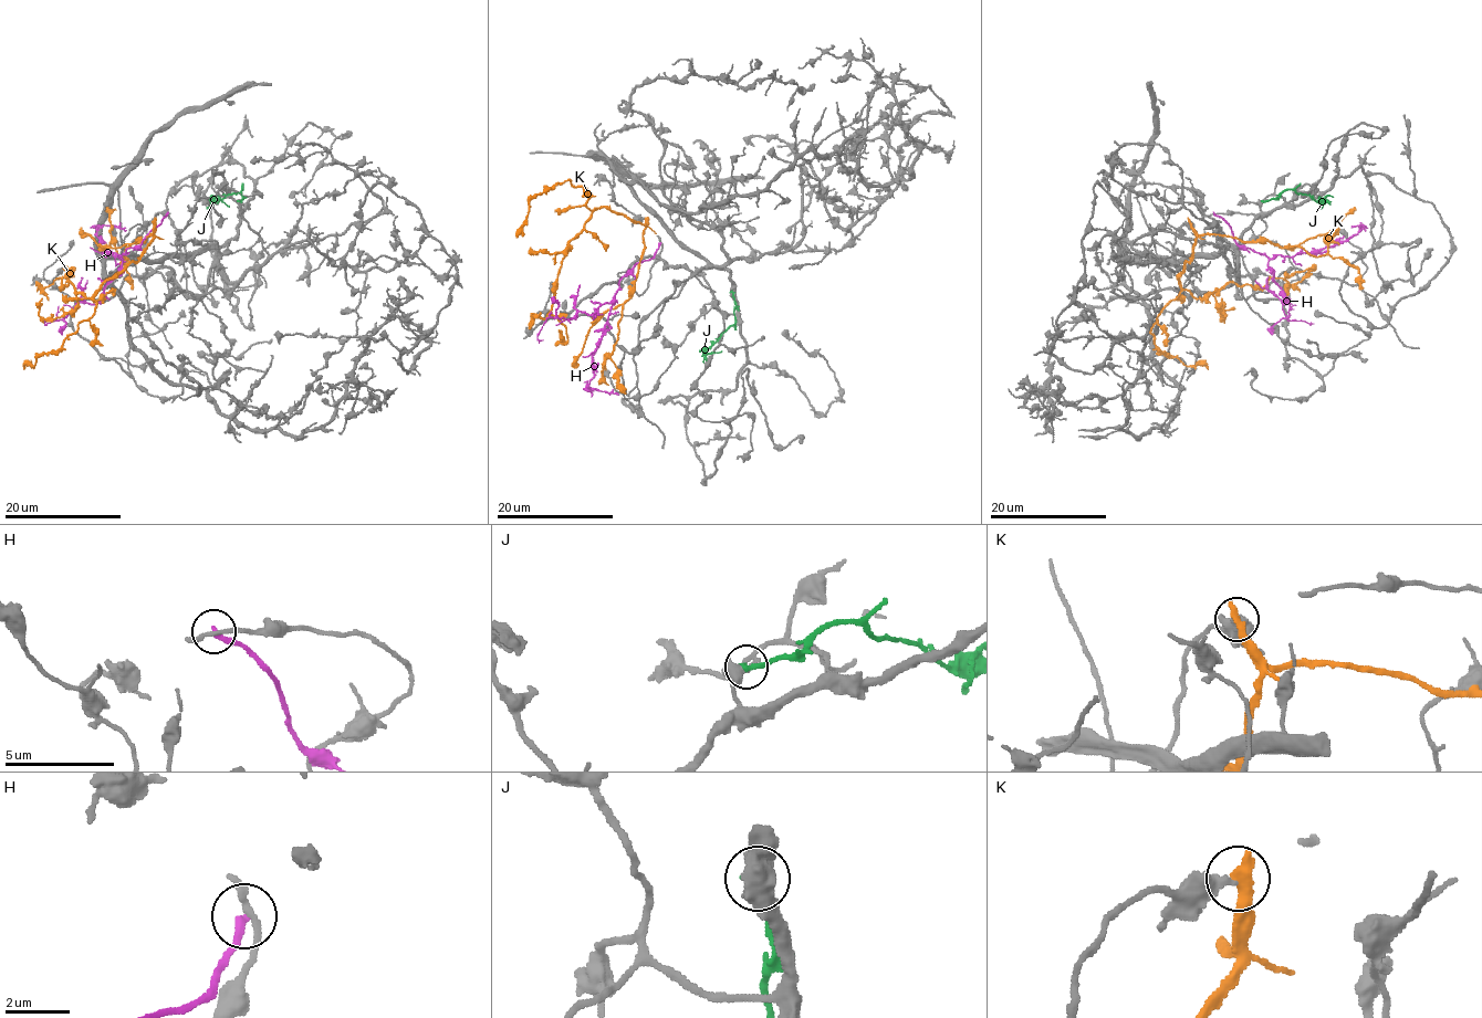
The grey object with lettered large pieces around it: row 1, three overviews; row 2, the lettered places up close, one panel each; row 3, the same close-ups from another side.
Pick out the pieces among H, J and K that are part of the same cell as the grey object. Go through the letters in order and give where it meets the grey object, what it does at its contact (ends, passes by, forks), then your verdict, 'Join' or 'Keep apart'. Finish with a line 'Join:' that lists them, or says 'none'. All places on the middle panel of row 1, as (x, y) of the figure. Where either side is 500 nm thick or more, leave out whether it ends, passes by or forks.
H: Touches grey at (659, 243). It ends there. Keep apart
J: Touches grey at (732, 293). It ends there. Keep apart
K: Touches grey at (646, 219). It ends there. Keep apart
Join: none

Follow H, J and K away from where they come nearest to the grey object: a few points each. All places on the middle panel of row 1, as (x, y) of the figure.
H: (660, 242), (649, 259), (638, 262), (622, 277), (615, 297), (594, 313), (549, 317), (538, 336), (543, 340)
J: (733, 292), (734, 323), (707, 352), (721, 350)
K: (645, 219), (645, 226), (597, 208), (571, 241), (553, 291), (551, 311), (565, 327), (564, 337), (555, 343)

